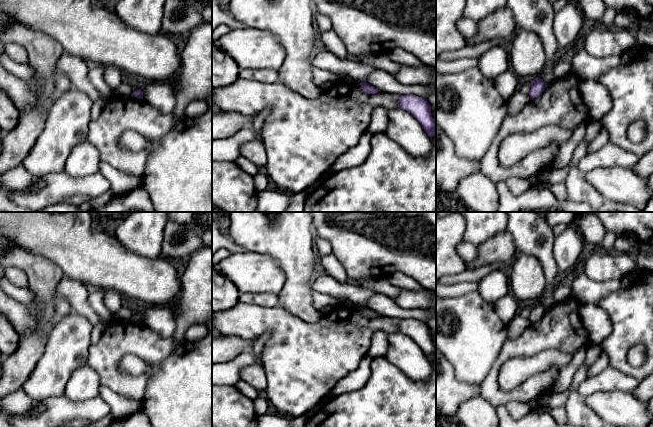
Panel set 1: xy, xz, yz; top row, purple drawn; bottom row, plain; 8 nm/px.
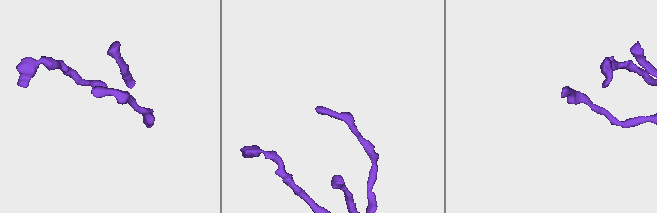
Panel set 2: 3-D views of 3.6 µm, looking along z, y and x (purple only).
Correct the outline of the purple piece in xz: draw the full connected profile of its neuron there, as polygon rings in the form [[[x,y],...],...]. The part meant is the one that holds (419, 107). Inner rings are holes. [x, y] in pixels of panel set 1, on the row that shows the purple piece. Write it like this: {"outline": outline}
{"outline": [[[413,94],[401,95],[398,107],[411,113],[430,137],[436,134],[436,122],[432,117],[431,107],[426,98]]]}

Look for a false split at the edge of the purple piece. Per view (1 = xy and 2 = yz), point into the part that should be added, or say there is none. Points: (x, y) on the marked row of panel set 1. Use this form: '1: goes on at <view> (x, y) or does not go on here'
1: does not go on here
2: does not go on here

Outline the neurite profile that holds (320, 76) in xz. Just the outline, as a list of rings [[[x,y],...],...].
[[[312,66],[312,76],[313,76],[314,83],[320,87],[322,84],[326,82],[329,82],[329,81],[336,82],[342,78],[341,75],[333,74],[323,69],[317,69],[314,66]]]

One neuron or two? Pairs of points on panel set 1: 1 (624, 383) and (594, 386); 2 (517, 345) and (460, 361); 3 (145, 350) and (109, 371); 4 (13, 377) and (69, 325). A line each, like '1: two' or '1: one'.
1: one
2: two
3: one
4: two

